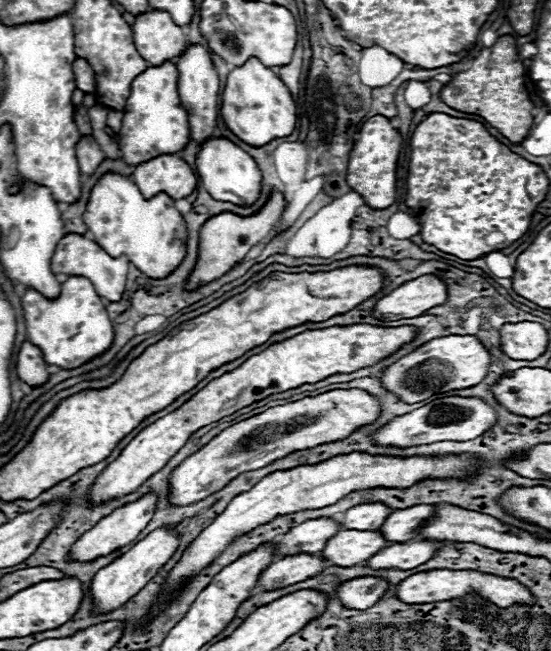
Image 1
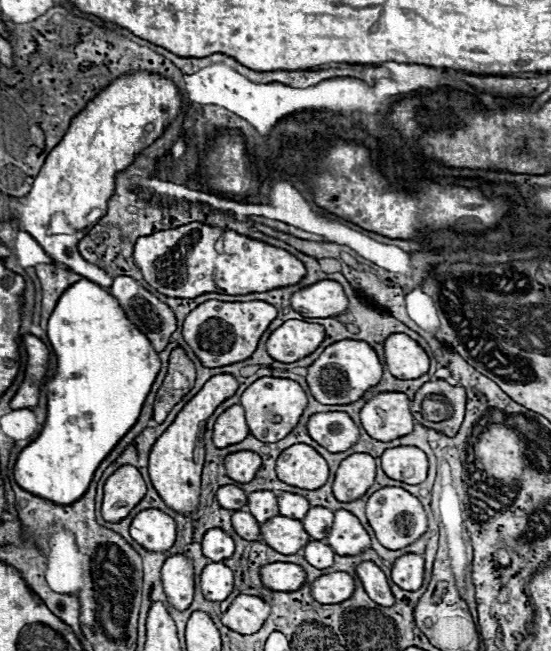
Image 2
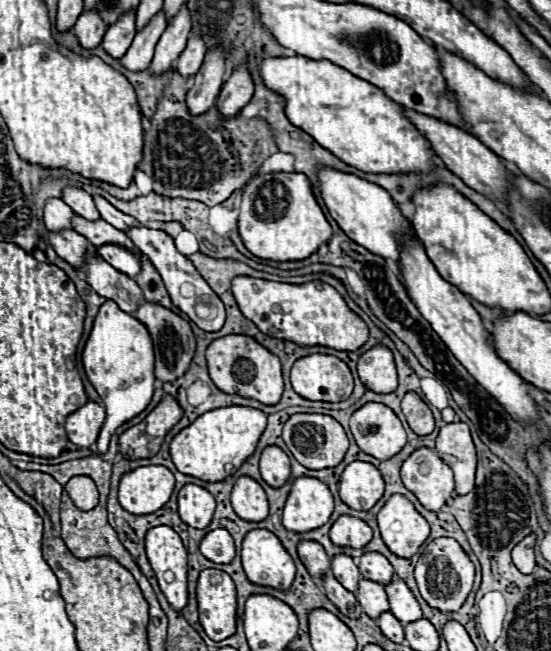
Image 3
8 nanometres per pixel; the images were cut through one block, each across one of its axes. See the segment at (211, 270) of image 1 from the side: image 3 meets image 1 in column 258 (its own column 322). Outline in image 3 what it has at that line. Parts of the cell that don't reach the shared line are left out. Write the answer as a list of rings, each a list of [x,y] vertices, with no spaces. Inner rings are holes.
[[[300,172],[254,174],[242,188],[238,230],[254,256],[270,260],[304,260],[332,236],[332,228],[314,198],[312,182]]]

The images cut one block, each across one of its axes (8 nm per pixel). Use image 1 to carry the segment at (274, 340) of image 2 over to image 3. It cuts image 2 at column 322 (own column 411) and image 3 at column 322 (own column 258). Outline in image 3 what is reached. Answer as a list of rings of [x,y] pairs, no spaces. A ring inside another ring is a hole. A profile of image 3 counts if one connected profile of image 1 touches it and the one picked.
[[[310,354],[292,366],[292,388],[308,400],[340,402],[352,394],[354,378],[346,362],[330,354]]]

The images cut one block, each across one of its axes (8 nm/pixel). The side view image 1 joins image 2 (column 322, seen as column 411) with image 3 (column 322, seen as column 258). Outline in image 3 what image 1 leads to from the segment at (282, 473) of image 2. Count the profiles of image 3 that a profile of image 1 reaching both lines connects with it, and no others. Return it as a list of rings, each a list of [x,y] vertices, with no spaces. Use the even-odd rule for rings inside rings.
[[[312,476],[294,478],[292,490],[284,504],[282,524],[294,532],[306,532],[320,528],[328,522],[334,510],[334,498],[330,488]]]

